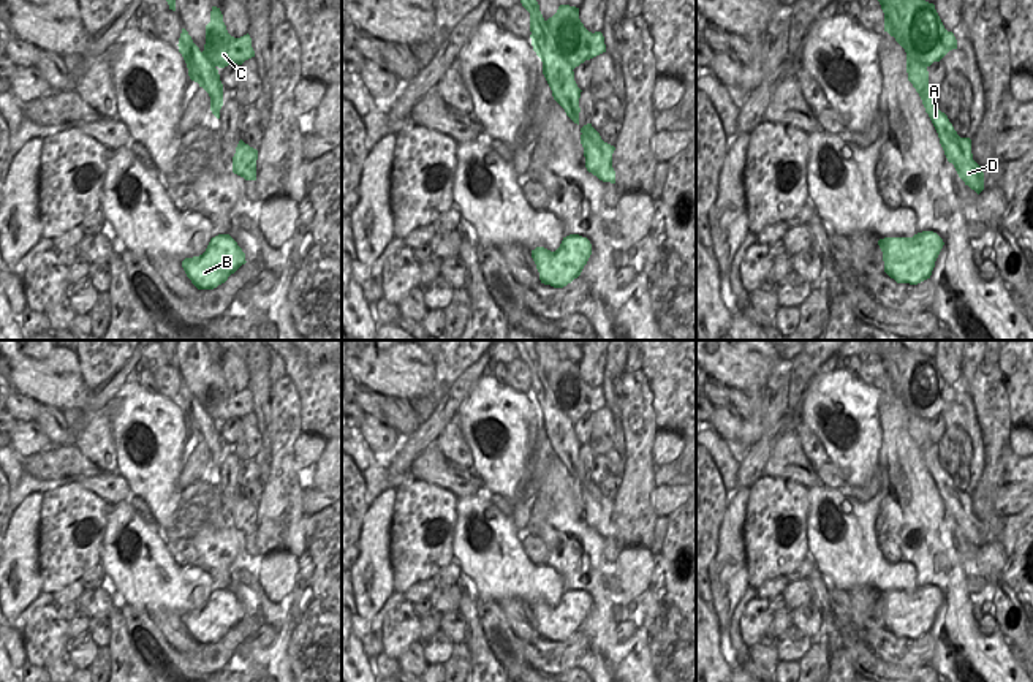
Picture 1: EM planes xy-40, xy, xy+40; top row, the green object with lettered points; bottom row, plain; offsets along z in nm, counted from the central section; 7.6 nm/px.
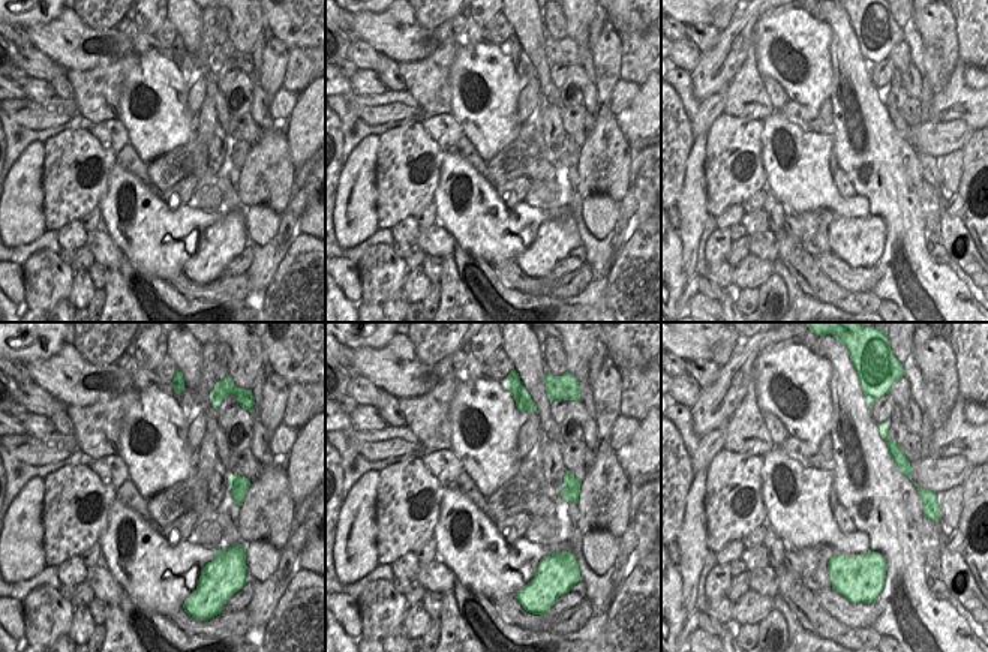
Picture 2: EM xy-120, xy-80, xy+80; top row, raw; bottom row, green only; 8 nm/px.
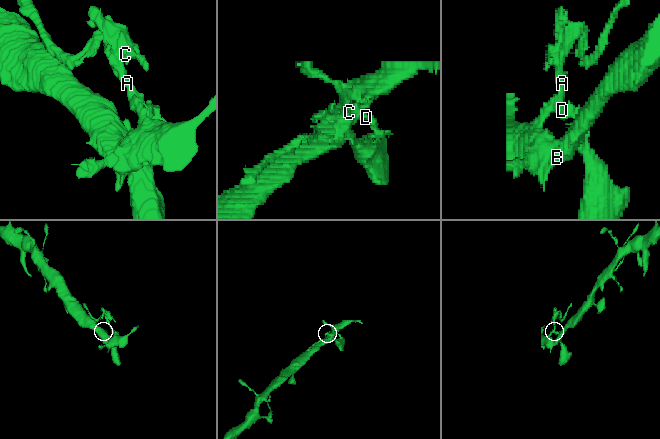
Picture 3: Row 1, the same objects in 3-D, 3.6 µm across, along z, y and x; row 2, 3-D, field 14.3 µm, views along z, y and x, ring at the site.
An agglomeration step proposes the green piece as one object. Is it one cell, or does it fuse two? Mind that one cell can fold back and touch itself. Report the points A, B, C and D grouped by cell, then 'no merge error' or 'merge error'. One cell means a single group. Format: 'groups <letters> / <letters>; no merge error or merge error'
groups A C / B D; merge error

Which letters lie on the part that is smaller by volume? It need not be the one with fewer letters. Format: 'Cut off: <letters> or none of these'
Cut off: A, C

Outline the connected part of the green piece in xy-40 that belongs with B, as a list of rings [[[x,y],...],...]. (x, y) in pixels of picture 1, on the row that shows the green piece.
[[[218,234],[202,255],[185,258],[182,267],[198,290],[214,290],[245,263],[245,253],[237,242],[229,234]]]

